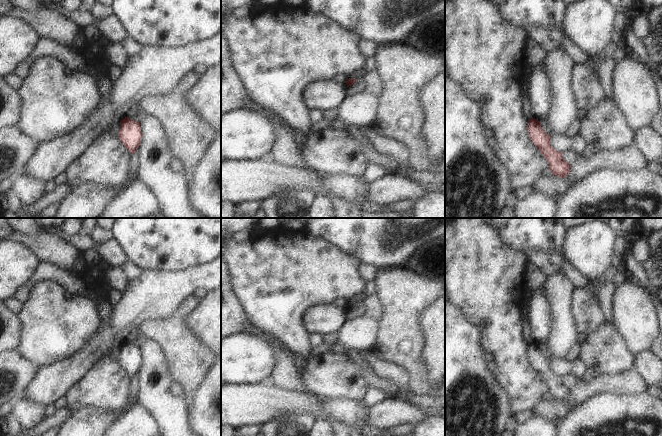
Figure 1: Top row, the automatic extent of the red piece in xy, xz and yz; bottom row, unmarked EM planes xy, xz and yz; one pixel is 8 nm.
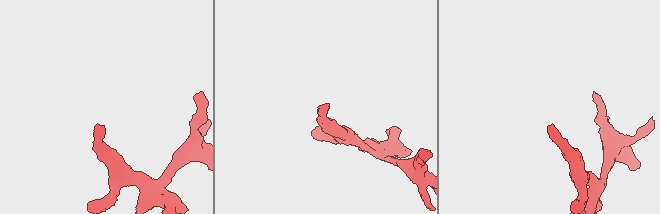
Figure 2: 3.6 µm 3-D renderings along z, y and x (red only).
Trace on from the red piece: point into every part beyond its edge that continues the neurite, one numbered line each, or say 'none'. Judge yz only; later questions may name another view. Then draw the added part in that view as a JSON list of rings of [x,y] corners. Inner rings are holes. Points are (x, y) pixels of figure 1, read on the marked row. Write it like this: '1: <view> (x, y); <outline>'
none

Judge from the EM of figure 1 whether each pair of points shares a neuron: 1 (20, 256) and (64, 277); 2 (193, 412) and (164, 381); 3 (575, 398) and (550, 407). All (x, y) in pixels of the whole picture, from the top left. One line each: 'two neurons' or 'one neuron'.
1: two neurons
2: two neurons
3: one neuron

